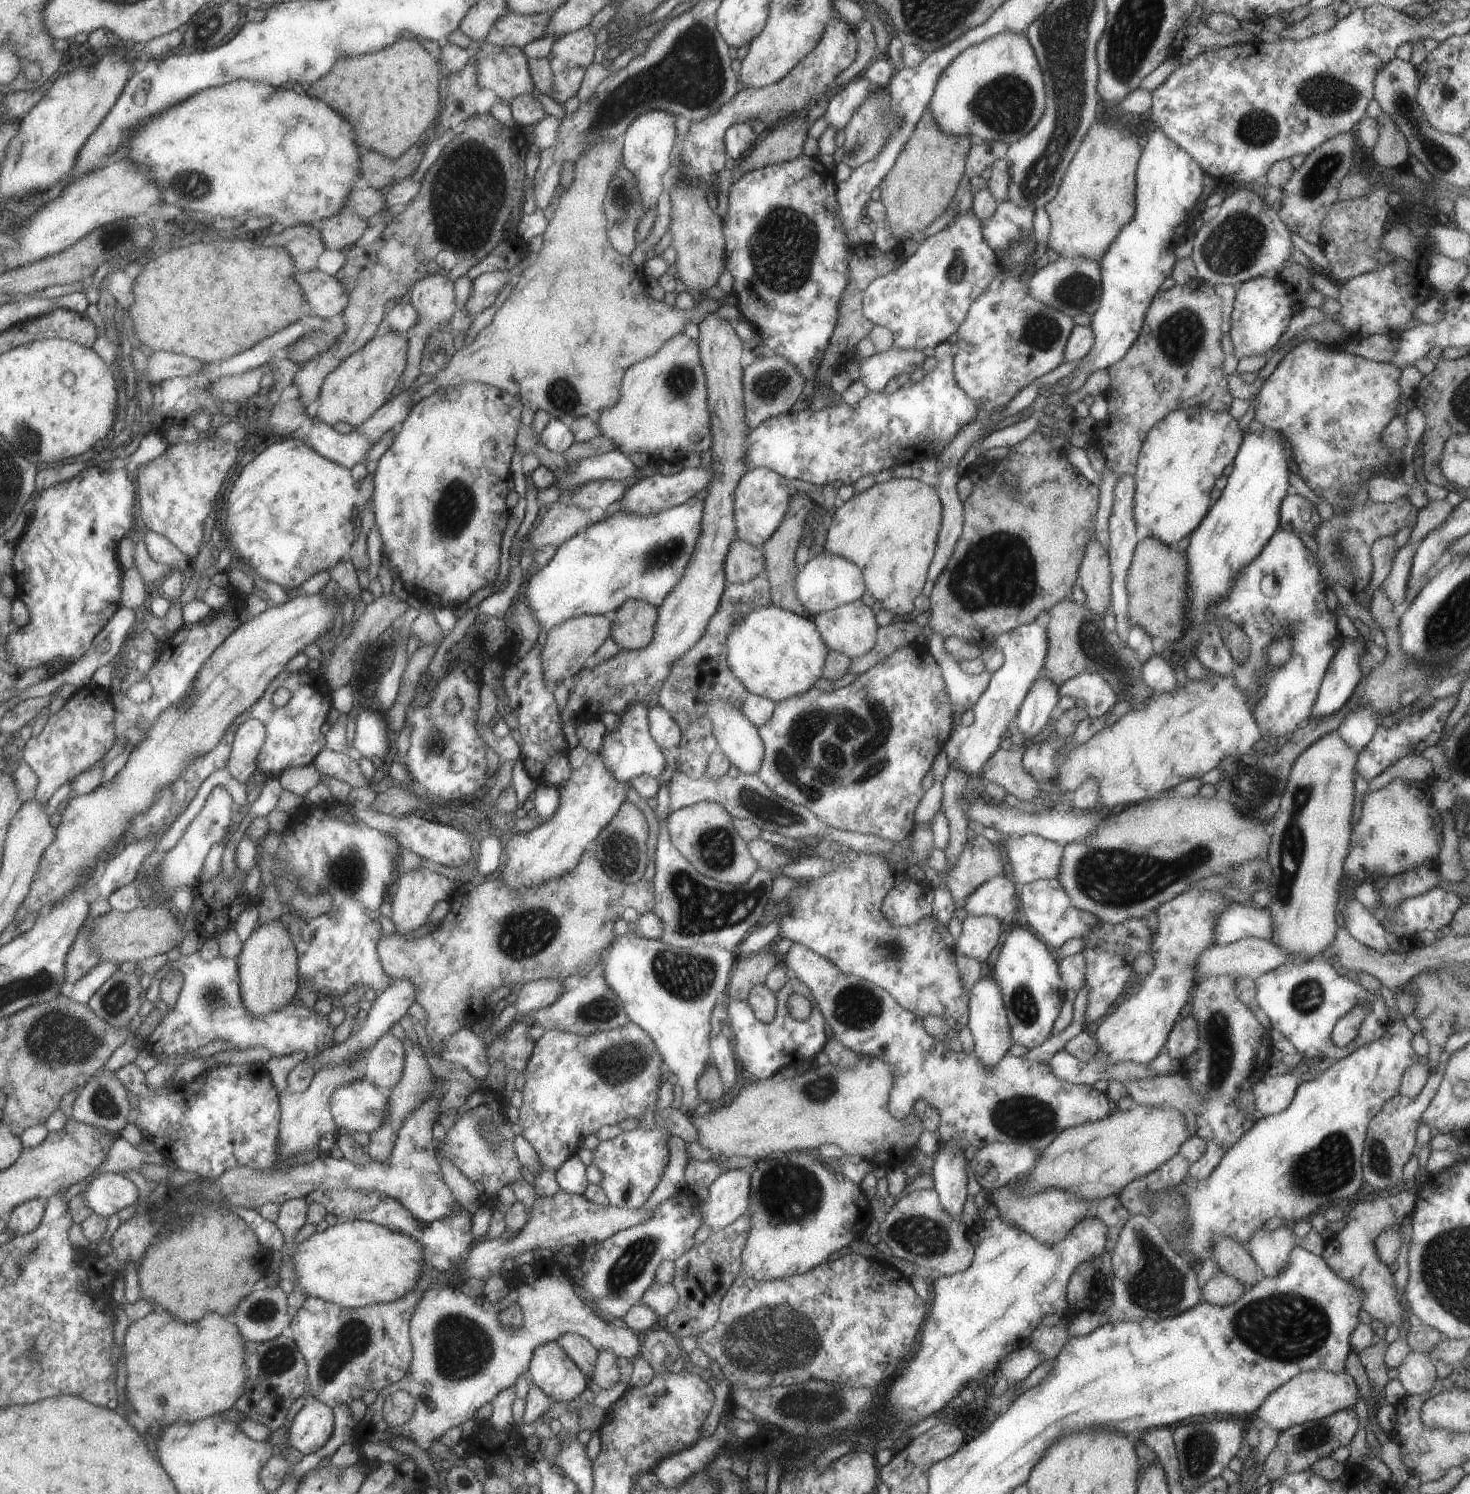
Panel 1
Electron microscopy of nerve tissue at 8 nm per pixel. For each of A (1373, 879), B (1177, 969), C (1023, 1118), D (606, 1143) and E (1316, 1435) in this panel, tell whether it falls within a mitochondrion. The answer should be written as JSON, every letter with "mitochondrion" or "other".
{"A":"other","B":"other","C":"mitochondrion","D":"other","E":"mitochondrion"}

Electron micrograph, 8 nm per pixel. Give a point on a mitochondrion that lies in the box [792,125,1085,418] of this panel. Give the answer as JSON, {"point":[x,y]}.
{"point":[1042,332]}

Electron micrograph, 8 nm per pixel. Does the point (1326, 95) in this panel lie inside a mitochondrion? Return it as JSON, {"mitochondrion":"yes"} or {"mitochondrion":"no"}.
{"mitochondrion":"yes"}

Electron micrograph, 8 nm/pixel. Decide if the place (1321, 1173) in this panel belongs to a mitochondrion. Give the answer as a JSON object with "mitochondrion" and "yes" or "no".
{"mitochondrion":"yes"}

